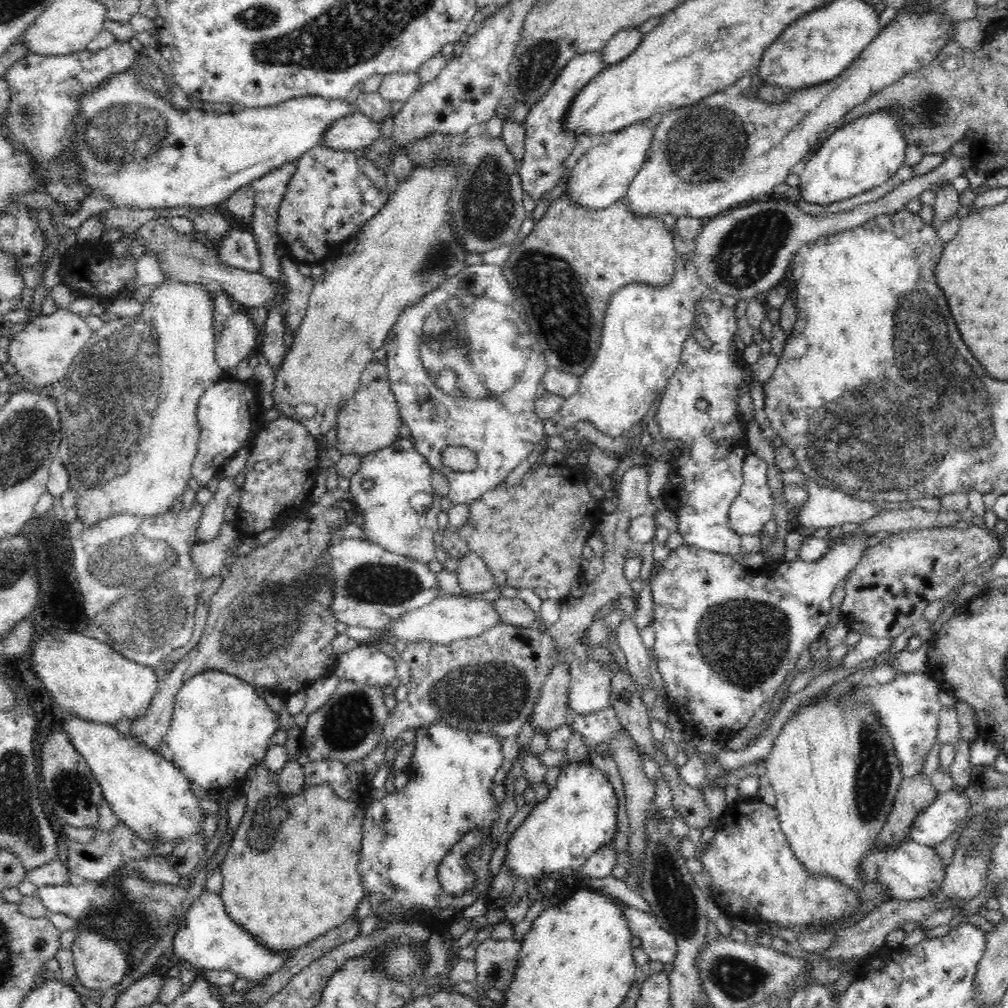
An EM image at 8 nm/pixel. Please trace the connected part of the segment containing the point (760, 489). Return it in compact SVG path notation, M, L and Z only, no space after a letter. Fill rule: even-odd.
M751 453L742 468L743 484L729 510L729 525L739 536L758 535L774 517L774 498L768 487L768 464Z

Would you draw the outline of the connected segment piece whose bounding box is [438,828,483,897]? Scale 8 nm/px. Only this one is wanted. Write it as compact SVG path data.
M479 828L464 834L452 850L448 852L438 868L438 878L444 891L454 897L462 897L476 884L476 876L470 873L466 857L470 851L480 846L483 836Z

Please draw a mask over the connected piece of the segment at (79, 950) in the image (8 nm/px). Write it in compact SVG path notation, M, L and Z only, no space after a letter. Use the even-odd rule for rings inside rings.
M78 924L79 936L74 942L74 965L76 967L76 978L84 988L96 990L96 992L106 992L112 986L120 984L125 976L130 972L130 961L128 956L117 944L98 930L84 930L82 924Z

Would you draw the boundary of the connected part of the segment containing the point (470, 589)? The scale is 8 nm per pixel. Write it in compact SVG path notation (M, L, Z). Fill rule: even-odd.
M469 553L459 562L460 566L456 574L460 590L465 596L471 597L478 592L488 592L488 590L497 586L495 576L476 554Z

